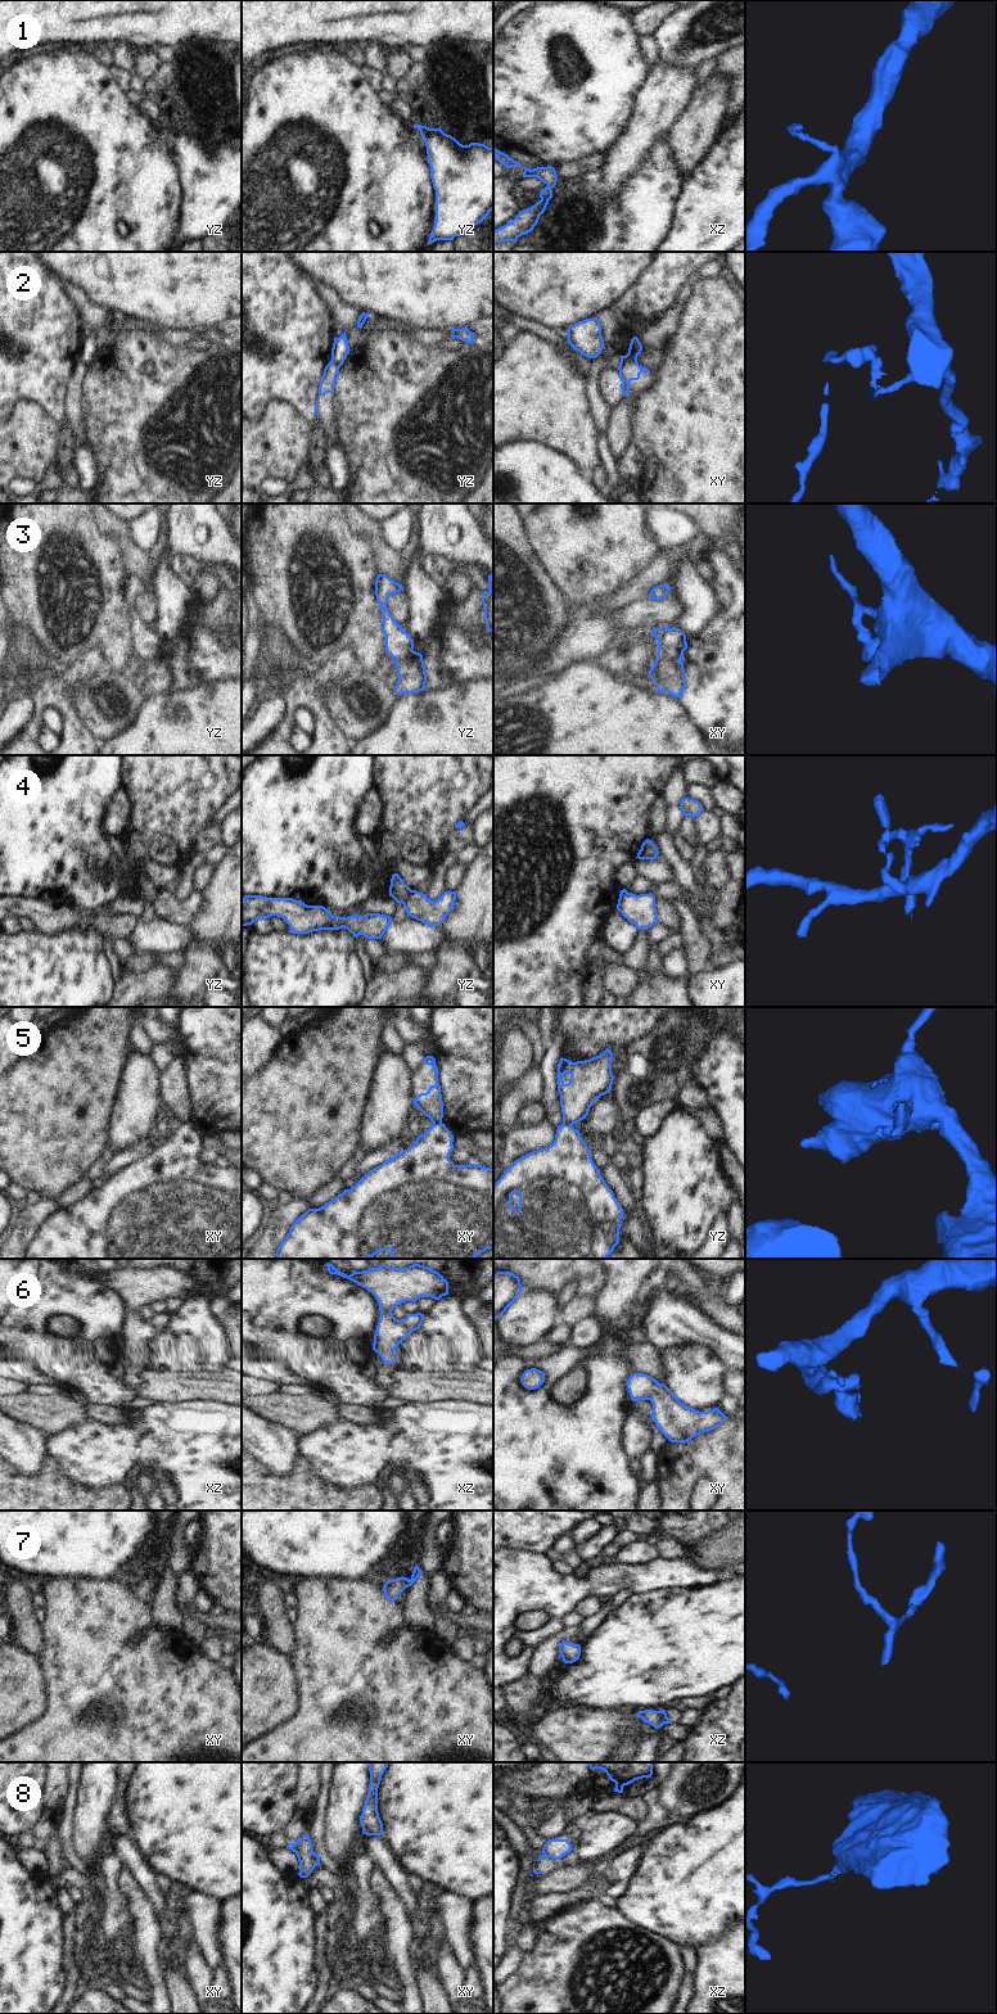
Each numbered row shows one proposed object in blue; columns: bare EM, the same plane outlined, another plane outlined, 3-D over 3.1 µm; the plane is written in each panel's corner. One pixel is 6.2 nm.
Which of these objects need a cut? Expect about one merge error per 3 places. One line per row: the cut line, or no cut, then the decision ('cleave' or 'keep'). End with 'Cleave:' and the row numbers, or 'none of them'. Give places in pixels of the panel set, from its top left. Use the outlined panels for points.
1: cut none; keep
2: cut xy (636, 359), (621, 362); cleave
3: cut xy (658, 654), (666, 658), (680, 659); cleave
4: cut yz (411, 890), (404, 904); cleave
5: cut xy (441, 1121), (433, 1124); cleave
6: cut none; keep
7: cut xy (410, 1580), (409, 1585); cleave
8: cut xy (293, 1843), (294, 1851); cleave
Cleave: 2, 3, 4, 5, 7, 8

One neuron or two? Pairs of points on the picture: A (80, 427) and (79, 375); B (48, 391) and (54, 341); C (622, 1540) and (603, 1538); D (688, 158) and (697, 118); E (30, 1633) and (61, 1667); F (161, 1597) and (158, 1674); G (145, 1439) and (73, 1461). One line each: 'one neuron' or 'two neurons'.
A: one neuron
B: one neuron
C: two neurons
D: one neuron
E: two neurons
F: two neurons
G: one neuron

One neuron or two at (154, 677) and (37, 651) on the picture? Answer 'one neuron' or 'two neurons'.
one neuron

